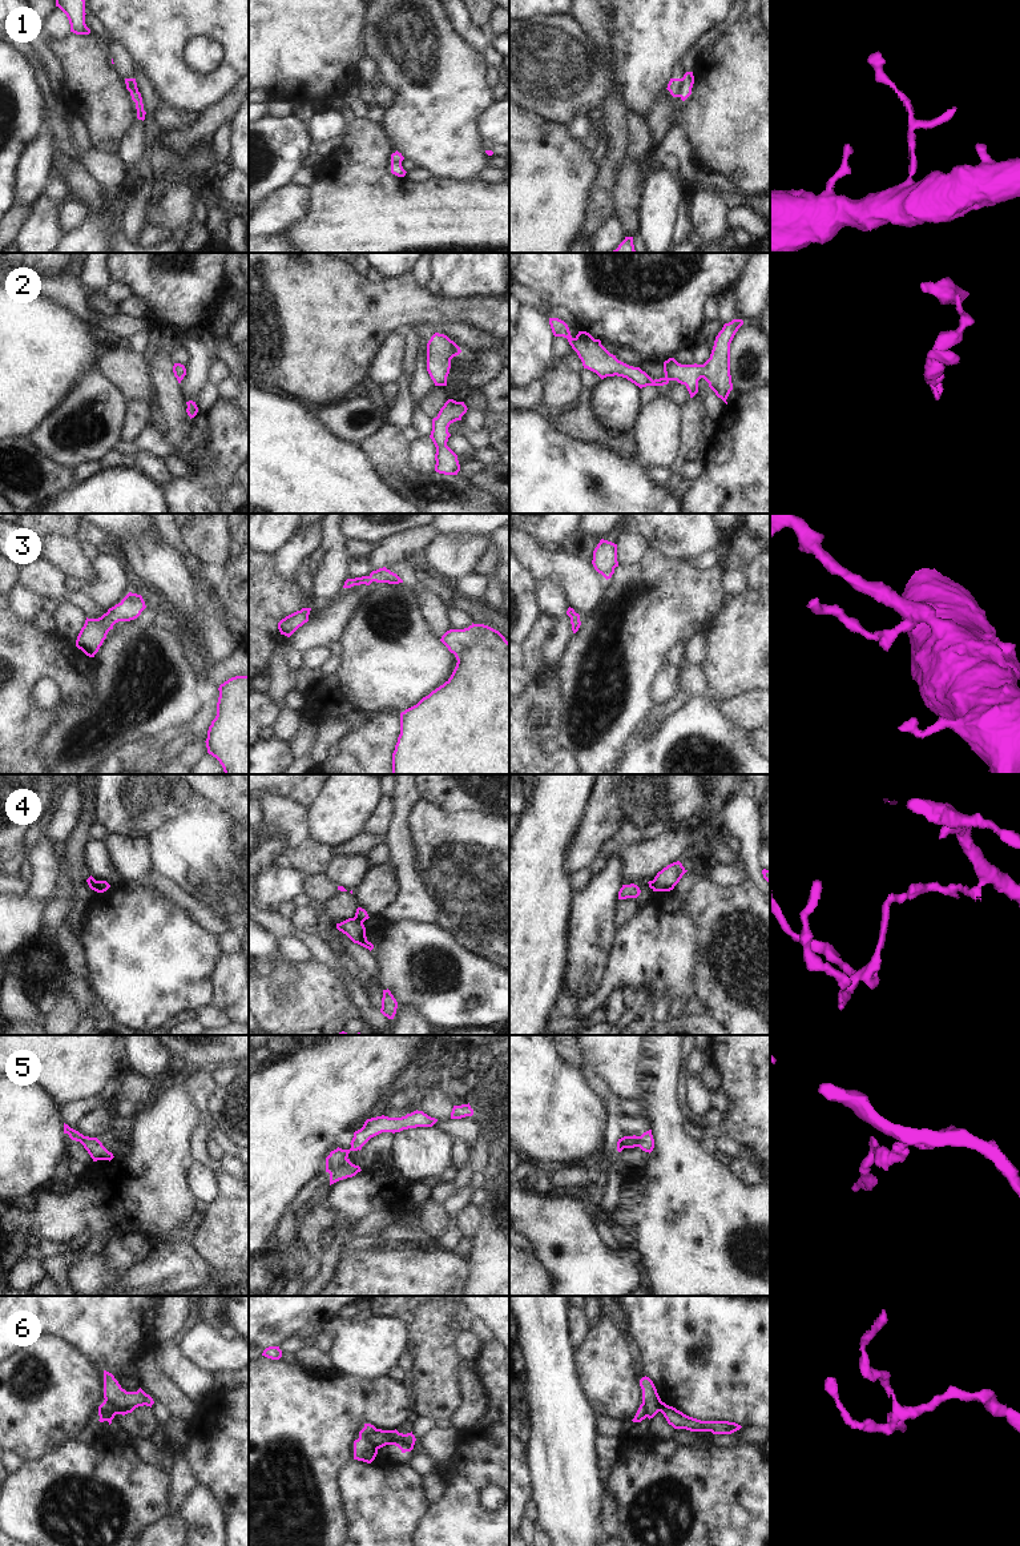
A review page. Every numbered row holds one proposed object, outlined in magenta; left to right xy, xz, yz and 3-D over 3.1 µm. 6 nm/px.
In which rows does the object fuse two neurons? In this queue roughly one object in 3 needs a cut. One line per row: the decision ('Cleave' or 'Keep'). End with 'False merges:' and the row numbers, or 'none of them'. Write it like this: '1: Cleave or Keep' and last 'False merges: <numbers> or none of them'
1: Cleave
2: Keep
3: Keep
4: Cleave
5: Keep
6: Cleave
False merges: 1, 4, 6.

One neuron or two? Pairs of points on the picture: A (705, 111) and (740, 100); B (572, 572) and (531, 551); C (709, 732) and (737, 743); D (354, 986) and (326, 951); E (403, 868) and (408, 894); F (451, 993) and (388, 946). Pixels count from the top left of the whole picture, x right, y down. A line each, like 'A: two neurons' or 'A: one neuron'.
A: one neuron
B: one neuron
C: one neuron
D: one neuron
E: one neuron
F: one neuron

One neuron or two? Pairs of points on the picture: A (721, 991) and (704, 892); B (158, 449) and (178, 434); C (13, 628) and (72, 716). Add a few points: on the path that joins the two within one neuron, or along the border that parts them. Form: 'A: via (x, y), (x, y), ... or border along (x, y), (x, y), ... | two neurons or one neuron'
A: via (721, 966), (720, 917) | one neuron
B: border along (161, 434), (176, 446) | two neurons
C: border along (93, 693), (76, 703), (64, 704), (45, 731) | two neurons

